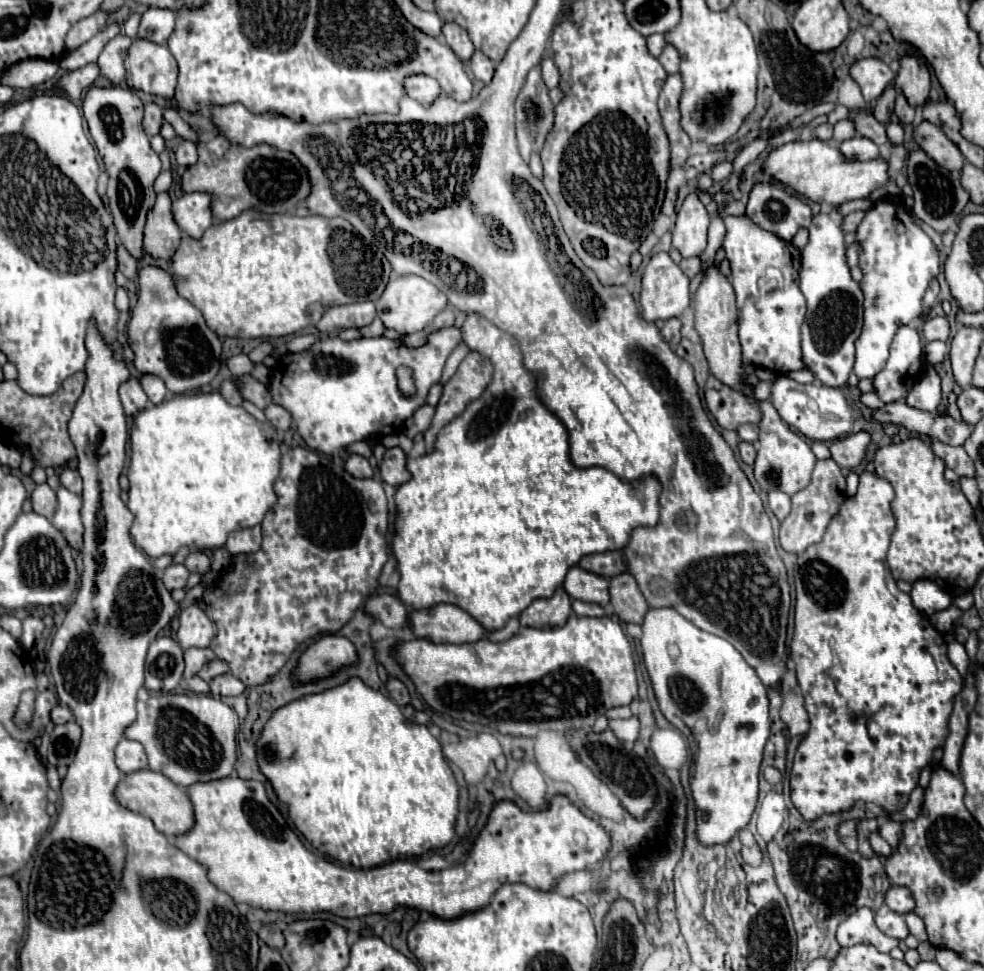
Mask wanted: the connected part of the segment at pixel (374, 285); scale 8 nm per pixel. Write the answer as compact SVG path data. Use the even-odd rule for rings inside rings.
M242 212L238 218L212 224L200 240L184 236L172 256L170 272L176 290L204 314L206 324L218 336L280 338L316 324L330 306L350 304L360 298L378 300L388 284L392 268L378 246L364 244L344 218L272 214L264 220L250 218L248 212Z

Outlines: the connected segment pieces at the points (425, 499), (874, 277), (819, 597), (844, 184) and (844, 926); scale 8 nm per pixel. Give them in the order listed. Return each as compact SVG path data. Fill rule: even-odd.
M500 332L500 334L462 334L464 342L472 348L482 352L484 356L490 358L494 366L494 376L486 392L468 404L468 408L454 418L450 424L446 424L436 440L436 450L432 454L424 454L422 458L412 458L408 460L408 470L412 472L412 480L402 484L396 492L396 506L400 510L398 520L396 520L396 534L392 536L392 550L398 560L398 570L400 570L400 584L398 584L398 596L406 604L410 604L416 610L424 610L436 604L454 604L472 618L478 620L486 628L486 632L500 630L508 618L518 616L532 600L536 598L550 598L558 586L562 586L566 572L580 562L582 556L586 554L598 554L598 552L608 552L608 550L622 550L634 528L638 526L656 526L660 518L660 494L662 494L662 484L656 476L644 476L634 482L624 482L620 480L614 472L602 468L602 466L590 466L590 468L578 468L570 460L570 444L568 444L568 430L562 424L558 416L554 416L538 396L538 376L530 372L524 366L520 344L514 336Z
M890 198L876 202L866 212L866 218L858 226L858 242L860 242L860 268L864 270L864 280L860 282L864 292L864 328L856 342L854 374L858 378L874 378L874 374L878 374L878 370L882 370L882 366L886 364L888 348L896 330L904 324L910 324L914 318L922 314L922 298L928 288L928 282L934 276L938 276L940 258L930 236L922 232L922 228L912 220L910 212L904 206L896 206Z
M862 472L860 476L860 486L854 498L846 498L838 516L830 522L824 540L818 544L812 544L804 554L798 556L796 570L794 570L794 582L796 582L796 624L794 624L794 636L790 642L790 656L796 664L796 676L798 676L798 686L802 690L802 696L806 700L806 712L810 716L810 730L798 744L796 756L794 756L794 766L790 772L790 790L792 790L792 804L796 810L804 816L804 820L812 822L824 814L836 814L836 812L846 812L856 806L856 802L866 802L866 804L876 804L882 806L888 812L898 812L906 806L910 792L918 784L918 776L924 766L932 762L932 754L936 748L944 746L946 734L948 734L948 718L950 710L954 706L956 694L962 690L962 678L958 670L950 664L946 656L946 642L940 632L930 624L926 616L922 616L908 594L898 590L896 580L890 574L890 568L886 564L886 552L890 544L890 536L894 532L894 516L890 510L890 502L894 498L892 486L878 478L872 472Z
M818 138L808 142L788 142L778 150L772 150L770 156L766 158L764 170L774 180L794 188L798 194L818 204L830 204L830 206L868 198L874 190L884 188L890 182L888 160L884 158L876 158L870 162L848 160L836 146L830 146L828 142L822 142Z
M858 908L848 920L838 926L836 938L841 948L854 946L854 944L872 944L880 952L890 952L898 946L896 938L890 938L878 930L874 924L874 912L870 908Z

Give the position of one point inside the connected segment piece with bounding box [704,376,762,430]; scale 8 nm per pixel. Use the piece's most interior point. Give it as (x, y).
(731, 408)

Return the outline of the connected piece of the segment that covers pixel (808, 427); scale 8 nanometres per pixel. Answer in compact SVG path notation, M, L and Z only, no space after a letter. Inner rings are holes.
M778 376L772 386L770 402L774 404L780 418L788 426L796 428L800 434L804 434L810 440L828 442L828 440L838 440L852 432L852 408L846 396L838 388L830 388L820 382L798 384L788 376Z

